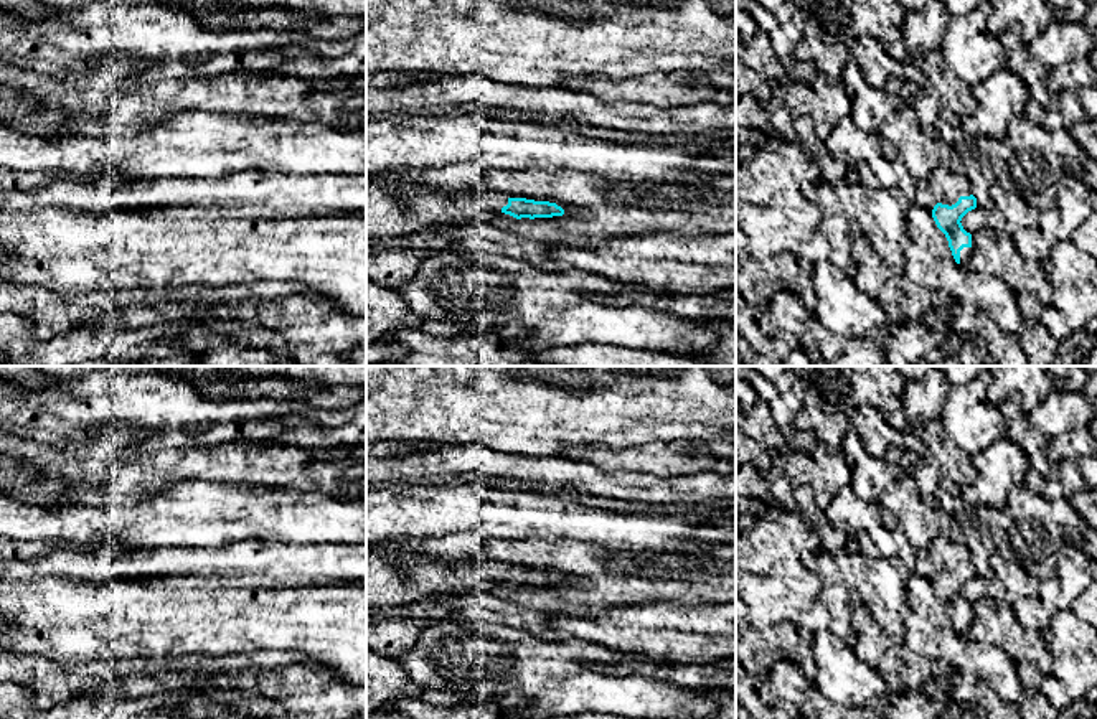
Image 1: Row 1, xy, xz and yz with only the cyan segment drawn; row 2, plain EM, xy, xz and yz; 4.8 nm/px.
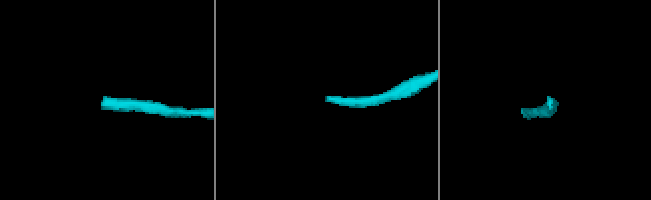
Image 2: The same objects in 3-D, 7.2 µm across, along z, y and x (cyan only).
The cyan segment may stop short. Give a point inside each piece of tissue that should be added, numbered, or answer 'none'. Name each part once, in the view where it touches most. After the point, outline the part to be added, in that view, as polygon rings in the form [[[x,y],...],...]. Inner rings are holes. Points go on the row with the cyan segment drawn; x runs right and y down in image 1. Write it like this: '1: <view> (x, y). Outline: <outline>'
1: yz (947, 187). Outline: [[[937,167],[925,178],[937,203],[955,204],[960,196],[973,195],[972,183],[967,175],[953,173],[945,167]]]

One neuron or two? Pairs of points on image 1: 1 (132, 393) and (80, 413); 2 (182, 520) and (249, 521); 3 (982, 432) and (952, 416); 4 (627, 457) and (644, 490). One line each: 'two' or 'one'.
1: one
2: one
3: one
4: two

